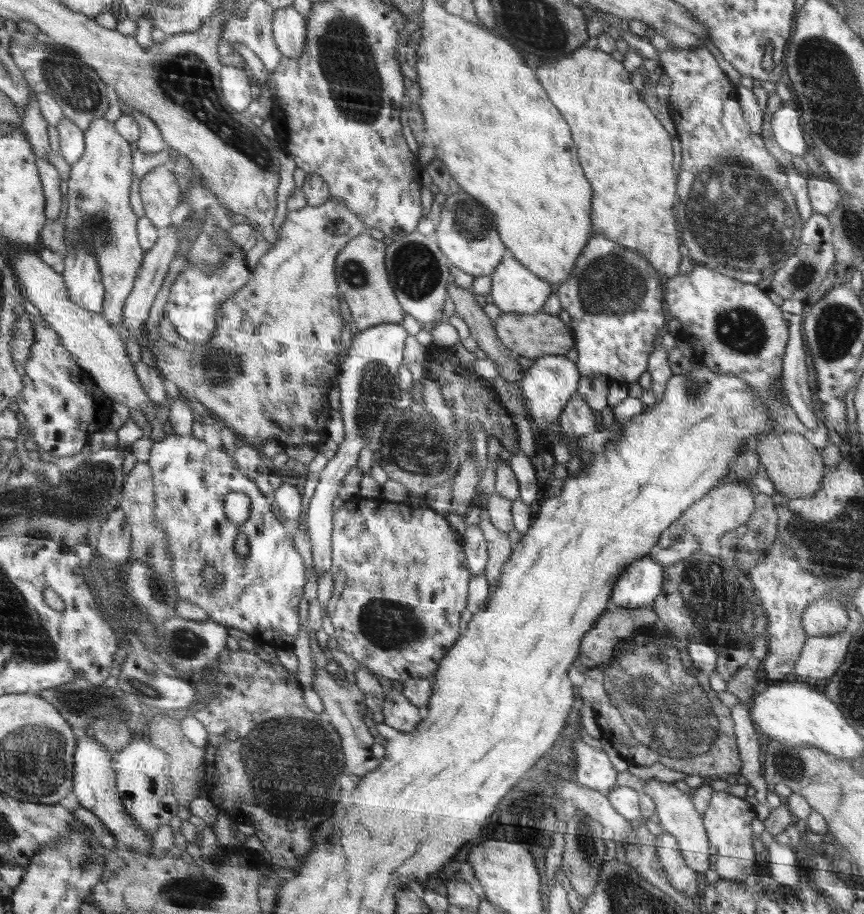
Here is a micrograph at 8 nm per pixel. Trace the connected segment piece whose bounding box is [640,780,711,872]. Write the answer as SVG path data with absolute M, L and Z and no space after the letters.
M658 780L644 781L640 791L648 795L655 804L655 814L660 818L664 832L676 838L685 863L696 872L706 872L711 868L709 861L709 837L704 825L704 817L694 808L691 794L681 792L673 783Z

